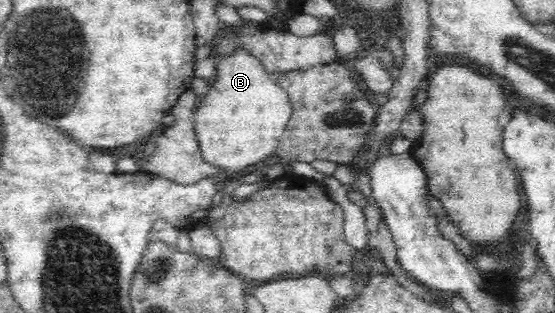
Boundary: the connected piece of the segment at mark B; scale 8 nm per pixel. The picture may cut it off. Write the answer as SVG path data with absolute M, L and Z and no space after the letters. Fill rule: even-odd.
M237 47L233 54L229 54L218 64L218 74L212 86L205 97L200 97L201 103L195 110L195 133L203 159L219 167L219 170L234 174L243 172L250 164L274 154L292 116L289 96L279 86L275 75L268 74L262 61L252 56L245 47Z

